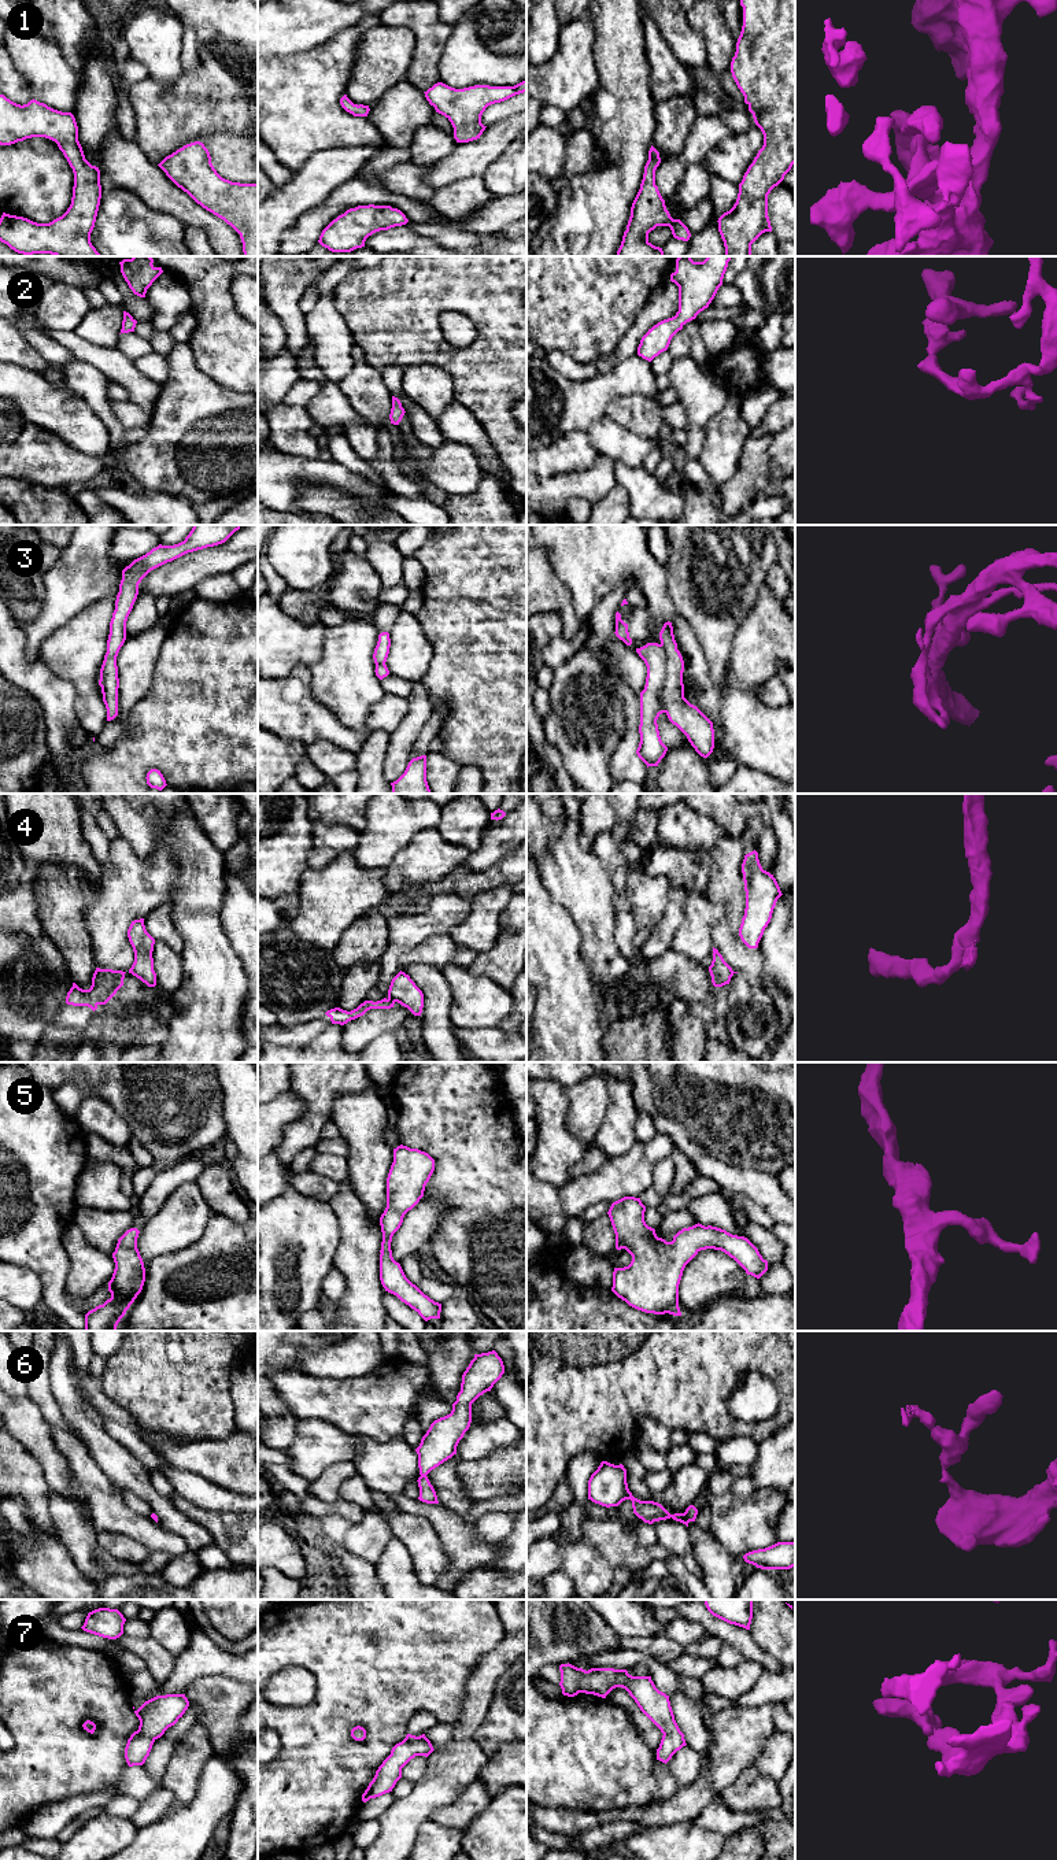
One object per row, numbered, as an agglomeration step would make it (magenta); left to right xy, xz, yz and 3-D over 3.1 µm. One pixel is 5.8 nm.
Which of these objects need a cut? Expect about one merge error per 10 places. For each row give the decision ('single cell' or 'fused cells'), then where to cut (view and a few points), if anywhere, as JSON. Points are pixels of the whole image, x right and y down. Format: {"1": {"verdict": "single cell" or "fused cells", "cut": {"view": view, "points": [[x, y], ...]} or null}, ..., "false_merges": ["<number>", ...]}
{"1": {"verdict": "single cell", "cut": null}, "2": {"verdict": "single cell", "cut": null}, "3": {"verdict": "single cell", "cut": null}, "4": {"verdict": "fused cells", "cut": {"view": "xz", "points": [[388, 998], [394, 1002]]}}, "5": {"verdict": "single cell", "cut": null}, "6": {"verdict": "single cell", "cut": null}, "7": {"verdict": "single cell", "cut": null}, "false_merges": ["4"]}

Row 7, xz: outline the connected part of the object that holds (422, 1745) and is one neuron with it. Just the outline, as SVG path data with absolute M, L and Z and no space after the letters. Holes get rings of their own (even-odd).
M407 1734L402 1742L392 1748L391 1754L378 1767L373 1781L362 1794L362 1801L366 1802L370 1798L392 1791L396 1782L402 1778L402 1768L415 1756L428 1757L433 1750L425 1734L420 1737Z

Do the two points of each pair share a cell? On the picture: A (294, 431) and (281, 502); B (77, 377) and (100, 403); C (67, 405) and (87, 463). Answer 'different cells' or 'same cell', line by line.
A: different cells
B: same cell
C: different cells

